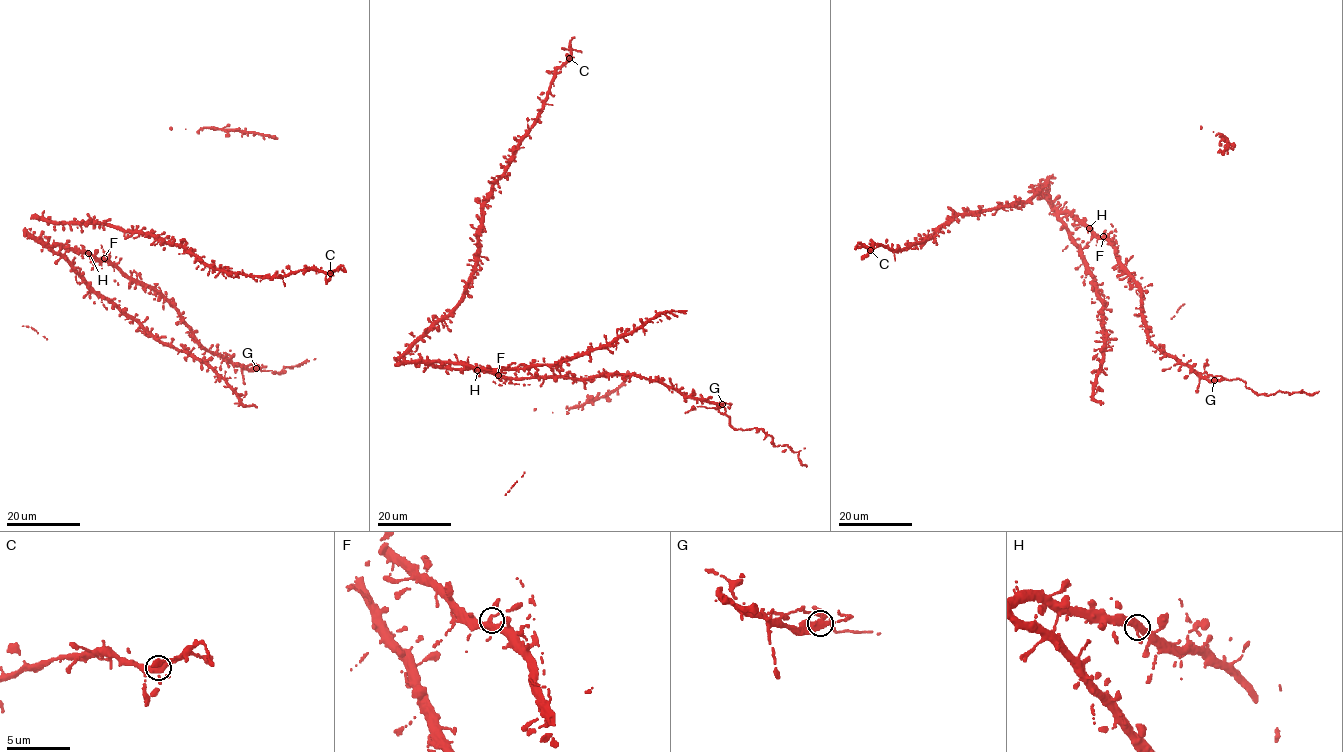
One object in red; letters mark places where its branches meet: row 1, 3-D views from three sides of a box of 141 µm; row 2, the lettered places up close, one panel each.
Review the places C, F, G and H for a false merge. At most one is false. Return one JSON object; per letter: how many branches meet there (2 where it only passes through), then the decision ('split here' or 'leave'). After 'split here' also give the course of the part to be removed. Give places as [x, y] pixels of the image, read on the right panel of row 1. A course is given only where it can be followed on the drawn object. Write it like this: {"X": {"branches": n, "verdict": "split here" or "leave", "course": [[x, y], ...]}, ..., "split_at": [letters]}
{"C": {"branches": 3, "verdict": "leave"}, "F": {"branches": 3, "verdict": "leave"}, "G": {"branches": 3, "verdict": "split here", "course": [[1214, 380], [1237, 379], [1257, 394], [1268, 396], [1281, 391], [1312, 394], [1319, 391]]}, "H": {"branches": 3, "verdict": "leave"}, "split_at": ["G"]}

